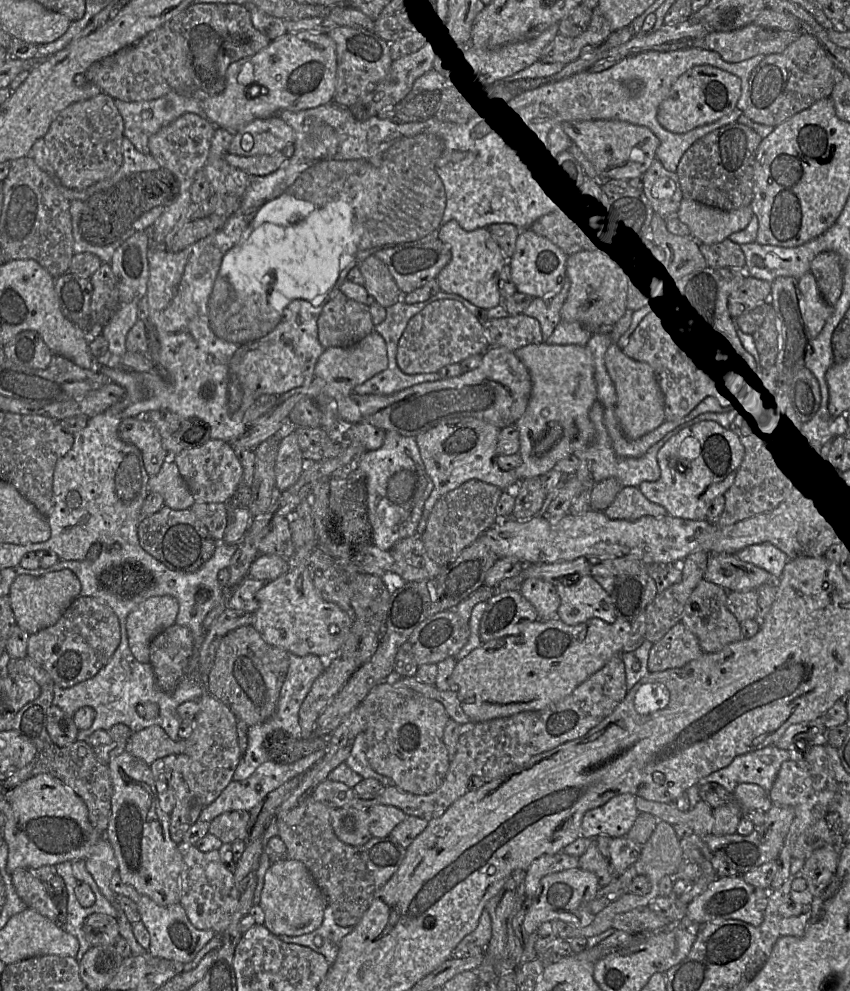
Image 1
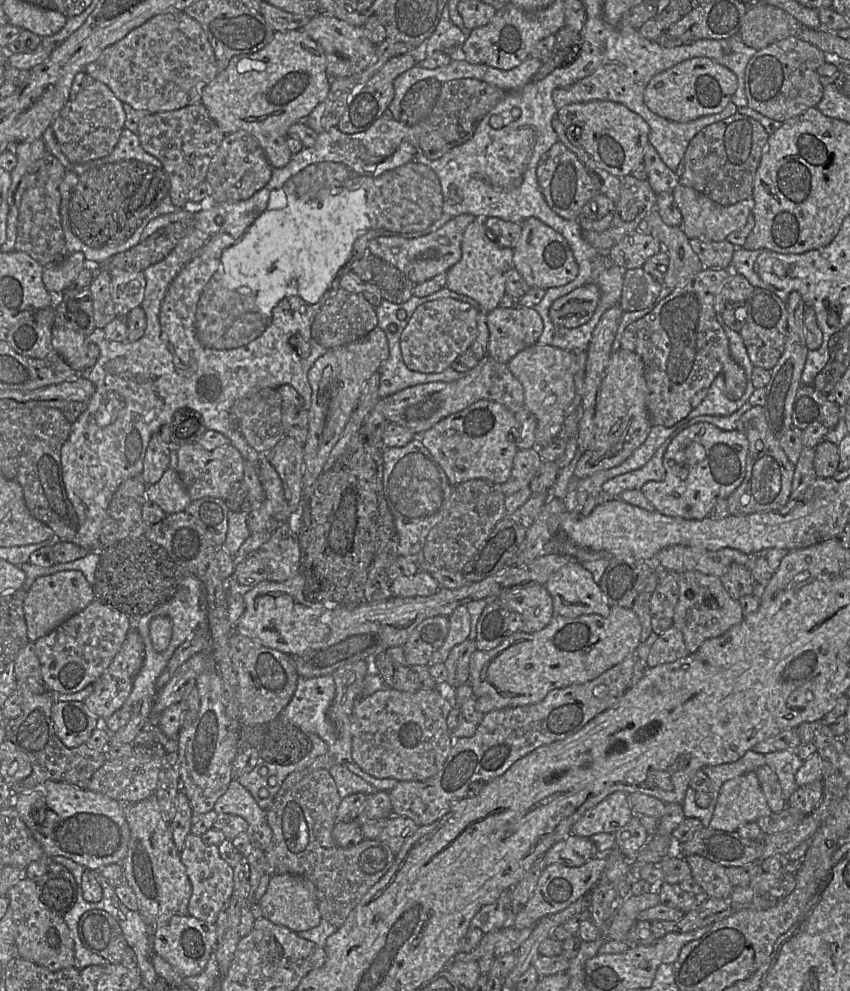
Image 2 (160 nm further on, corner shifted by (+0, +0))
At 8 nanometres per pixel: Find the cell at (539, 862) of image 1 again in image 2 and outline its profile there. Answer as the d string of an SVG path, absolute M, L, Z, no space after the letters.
M569 834L545 853L546 865L561 864L579 867L597 855L597 848L590 838Z

